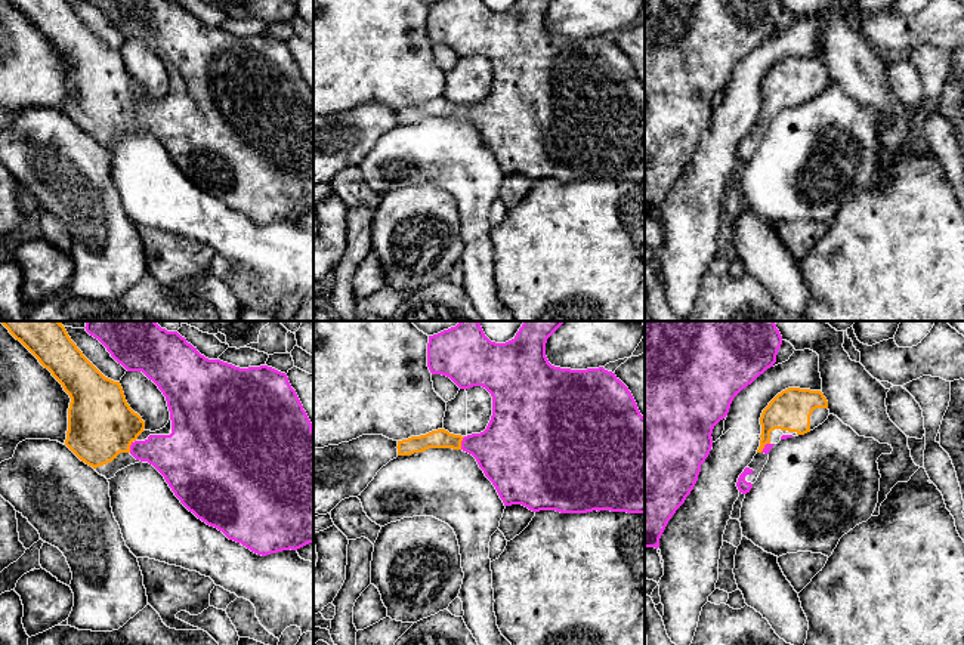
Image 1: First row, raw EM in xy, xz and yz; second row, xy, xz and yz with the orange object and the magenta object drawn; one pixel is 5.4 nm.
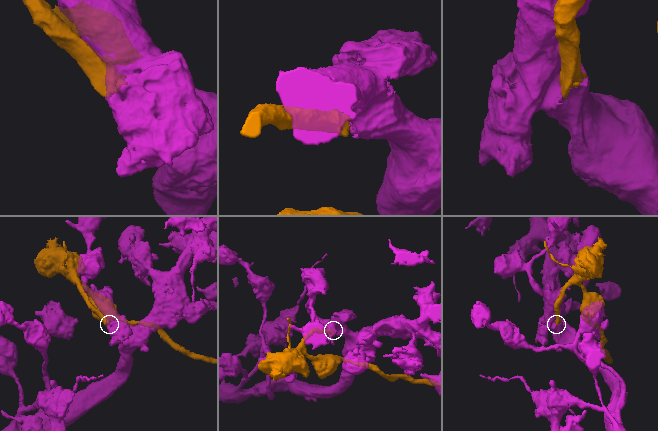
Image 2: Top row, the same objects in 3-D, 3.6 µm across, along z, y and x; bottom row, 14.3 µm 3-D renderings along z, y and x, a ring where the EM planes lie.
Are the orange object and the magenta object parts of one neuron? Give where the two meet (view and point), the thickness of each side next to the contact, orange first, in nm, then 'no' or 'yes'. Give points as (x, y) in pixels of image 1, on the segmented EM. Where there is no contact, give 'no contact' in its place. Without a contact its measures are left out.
contact xz (460, 443); calibres 110 and 320 nm; yes

